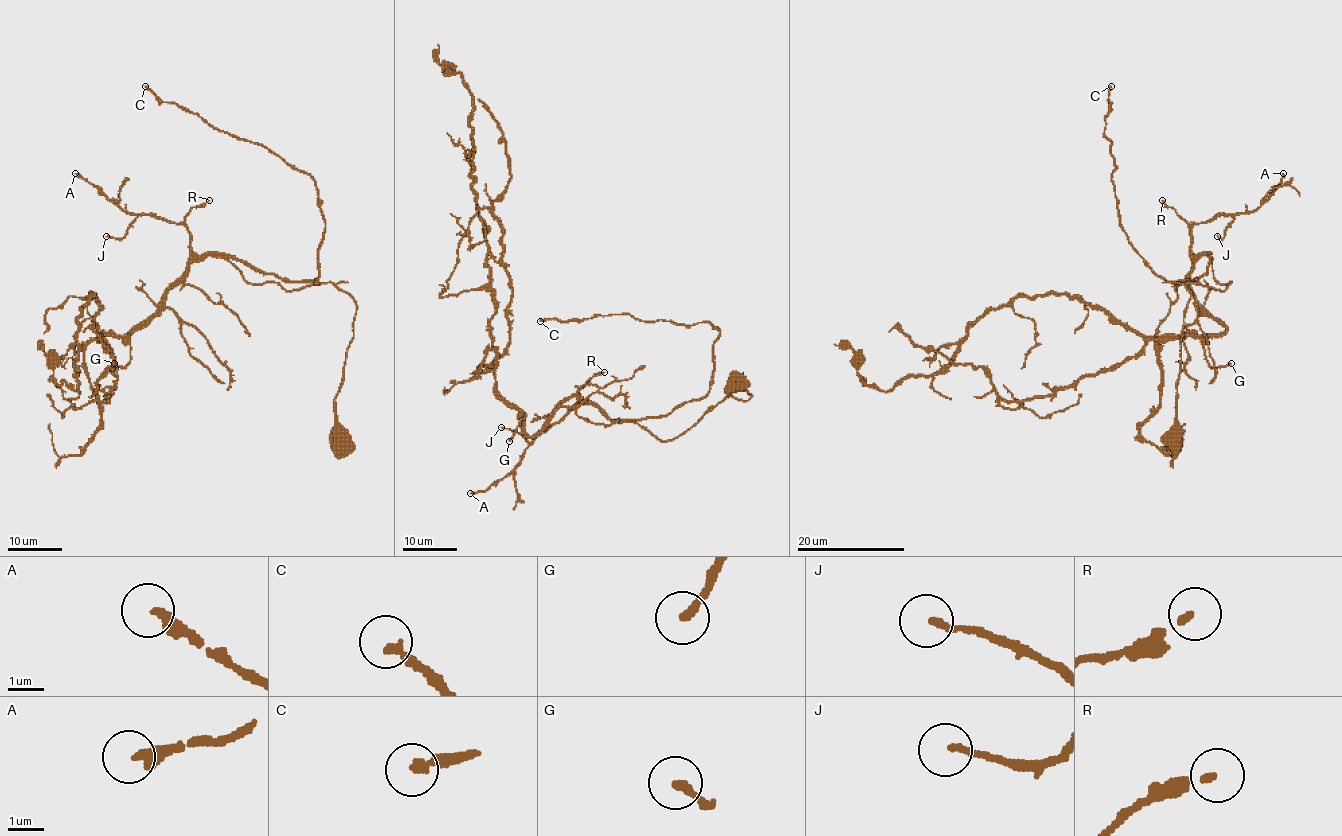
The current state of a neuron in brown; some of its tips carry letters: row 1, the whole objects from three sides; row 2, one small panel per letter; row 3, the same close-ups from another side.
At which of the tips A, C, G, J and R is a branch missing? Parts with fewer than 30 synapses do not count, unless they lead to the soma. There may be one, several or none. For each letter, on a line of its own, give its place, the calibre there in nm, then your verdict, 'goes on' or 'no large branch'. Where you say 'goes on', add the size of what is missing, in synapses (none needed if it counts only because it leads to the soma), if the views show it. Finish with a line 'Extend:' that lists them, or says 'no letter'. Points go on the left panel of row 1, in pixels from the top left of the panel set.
A: place (75, 173); calibre 320 nm; no large branch
C: place (145, 86); calibre 220 nm; no large branch
G: place (114, 363); calibre 220 nm; no large branch
J: place (106, 236); calibre 160 nm; no large branch
R: place (209, 200); calibre 150 nm; no large branch
Extend: no letter

